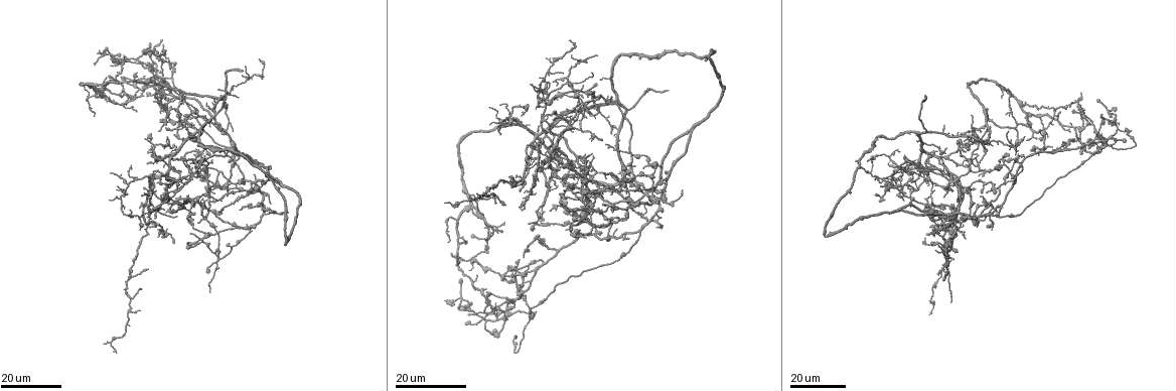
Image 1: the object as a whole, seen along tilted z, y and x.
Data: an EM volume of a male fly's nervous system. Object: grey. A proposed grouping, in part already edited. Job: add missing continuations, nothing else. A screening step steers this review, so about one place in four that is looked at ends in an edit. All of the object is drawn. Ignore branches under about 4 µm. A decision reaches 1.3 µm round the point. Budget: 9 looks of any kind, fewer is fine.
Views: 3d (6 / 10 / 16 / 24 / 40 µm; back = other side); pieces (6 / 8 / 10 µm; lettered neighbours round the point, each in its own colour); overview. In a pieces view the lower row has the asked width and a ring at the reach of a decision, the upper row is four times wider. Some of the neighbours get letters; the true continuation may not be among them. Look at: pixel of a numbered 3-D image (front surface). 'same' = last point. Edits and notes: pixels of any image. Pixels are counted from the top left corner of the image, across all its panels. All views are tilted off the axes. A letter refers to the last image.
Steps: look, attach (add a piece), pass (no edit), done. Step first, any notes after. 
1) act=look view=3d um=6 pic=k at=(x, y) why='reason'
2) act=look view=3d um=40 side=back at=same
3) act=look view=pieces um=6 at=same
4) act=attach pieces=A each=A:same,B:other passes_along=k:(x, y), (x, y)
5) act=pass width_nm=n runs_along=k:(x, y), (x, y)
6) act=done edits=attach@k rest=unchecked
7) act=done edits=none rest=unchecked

act=look view=3d um=16 pic=1 at=(606, 171) why='branch stops here'

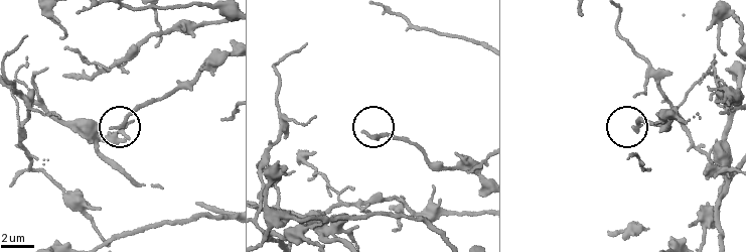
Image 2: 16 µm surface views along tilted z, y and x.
act=look view=pieces um=6 pic=2 at=(110, 127) why='see the neighbours'

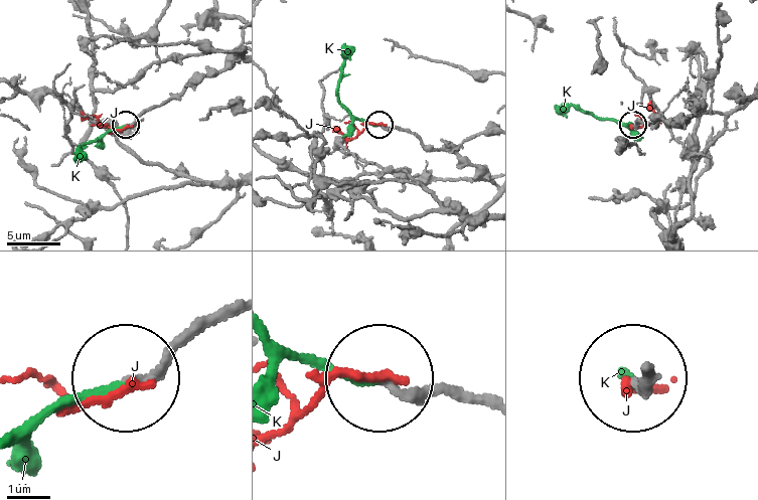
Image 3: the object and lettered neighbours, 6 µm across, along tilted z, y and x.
act=attach pieces=K each=J:other,K:same passes_along=3:(410, 133), (361, 121), (342, 104), (341, 46) found='the neuron continues'

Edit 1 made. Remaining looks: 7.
act=look view=3d um=16 pic=1 at=(561, 179) why='free end'

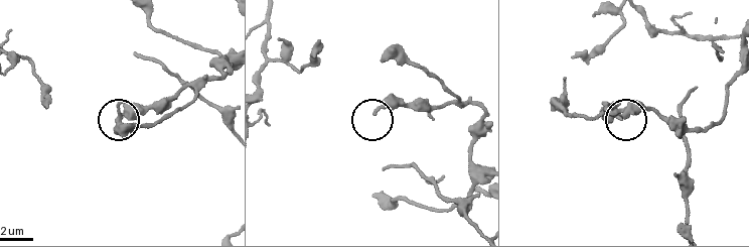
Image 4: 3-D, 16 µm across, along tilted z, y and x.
act=look view=pieces um=10 pic=4 at=(373, 114)

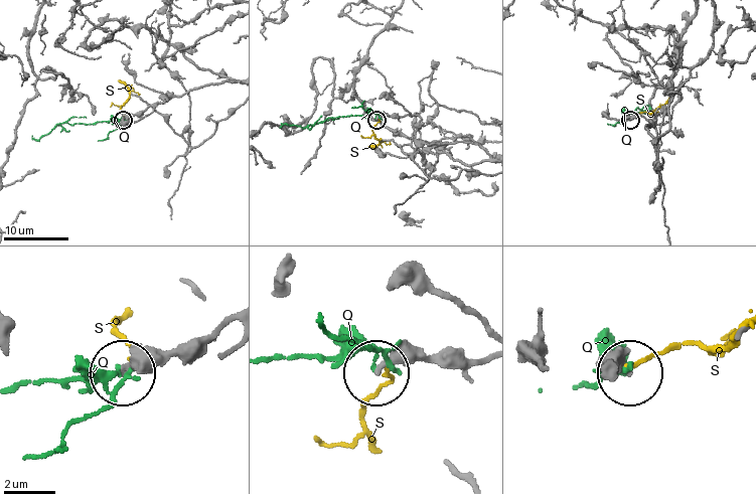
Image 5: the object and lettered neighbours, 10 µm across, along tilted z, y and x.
act=pass each=Q:other,S:other runs_along=5:(230, 314), (196, 338), (145, 355), (122, 371) found='none of them fits'

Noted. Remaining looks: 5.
act=look view=3d um=16 pic=1 at=(188, 232) why='tapers out'

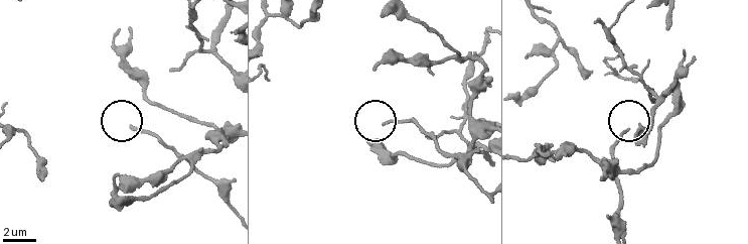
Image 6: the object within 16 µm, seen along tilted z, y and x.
act=look view=pieces um=8 pic=6 at=(133, 128) why='what lies round it'

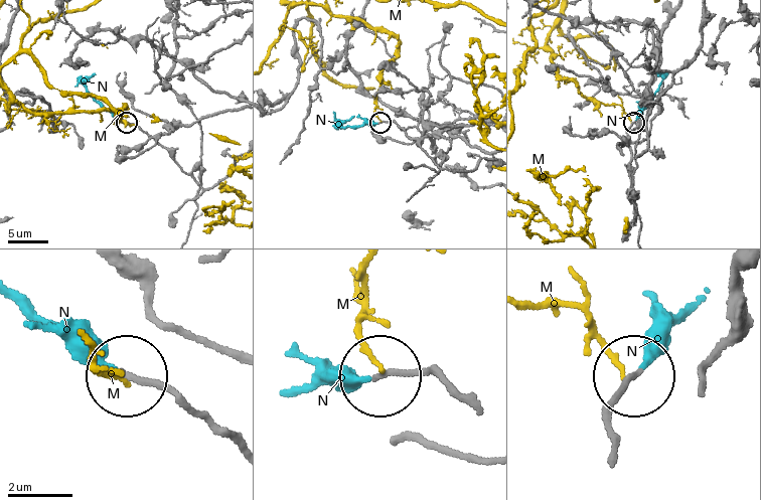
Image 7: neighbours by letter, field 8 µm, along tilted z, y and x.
act=attach pieces=N width_nm=160 each=M:other,N:same passes_along=7:(453, 389), (434, 377), (391, 371), (336, 373), (302, 384) found='the neuron continues'

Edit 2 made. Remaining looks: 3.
act=look view=overview

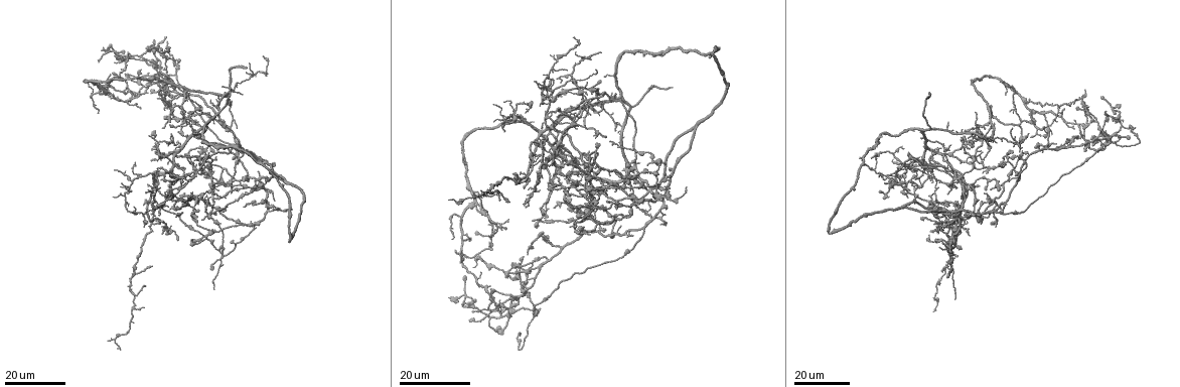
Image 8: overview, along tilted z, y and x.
act=look view=3d um=24 pic=8 at=(684, 189) why='thin end'

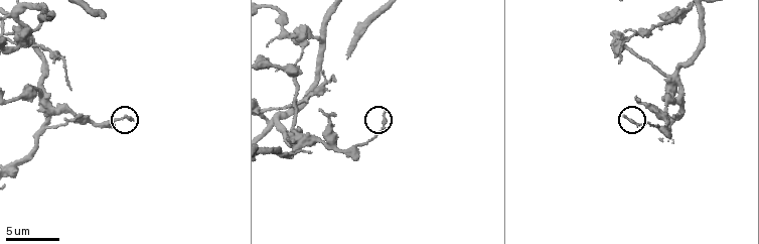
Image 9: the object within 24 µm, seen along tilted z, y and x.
act=look view=pieces um=10 pic=9 at=(384, 112) why='see the neighbours'

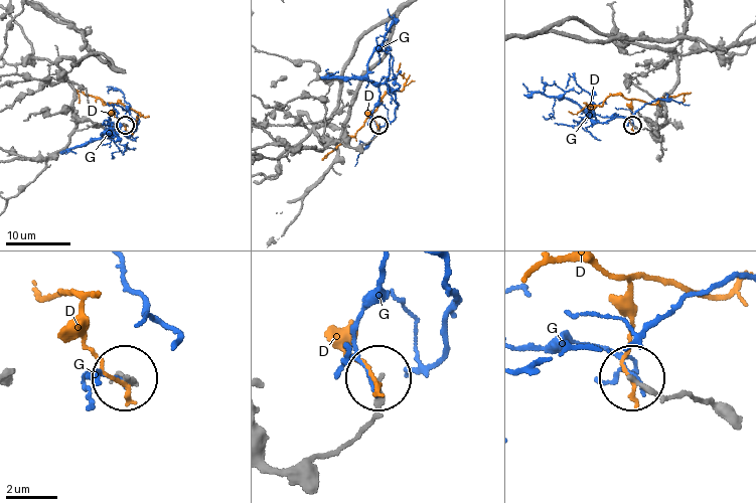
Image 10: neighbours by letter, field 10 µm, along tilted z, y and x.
act=pass each=D:other,G:other runs_along=10:(317, 138), (358, 147), (379, 125) found='none of them fits'

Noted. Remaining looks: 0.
act=done edits=attach@3,attach@7 rest=unchecked

